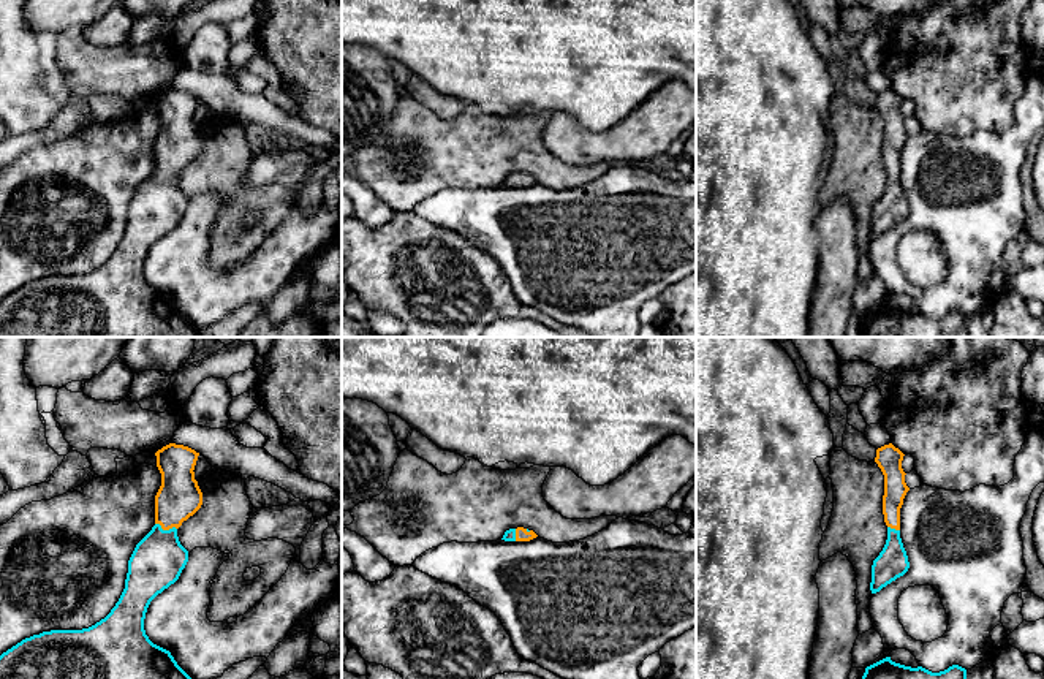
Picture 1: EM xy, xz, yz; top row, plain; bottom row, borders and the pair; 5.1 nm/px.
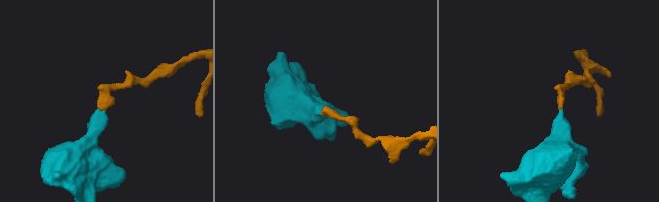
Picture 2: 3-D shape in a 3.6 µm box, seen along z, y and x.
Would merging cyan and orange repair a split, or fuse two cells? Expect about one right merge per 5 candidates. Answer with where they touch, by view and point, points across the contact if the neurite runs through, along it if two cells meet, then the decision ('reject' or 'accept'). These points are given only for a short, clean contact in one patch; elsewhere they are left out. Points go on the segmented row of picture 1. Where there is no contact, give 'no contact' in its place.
contact xy (166, 531); way xy (158, 559), (166, 531), (170, 512), (179, 496); accept

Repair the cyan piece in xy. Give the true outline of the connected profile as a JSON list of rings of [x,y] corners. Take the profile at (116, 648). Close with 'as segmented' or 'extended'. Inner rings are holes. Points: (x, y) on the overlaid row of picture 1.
[[[169,443],[155,453],[161,486],[155,525],[136,544],[125,589],[111,613],[82,630],[51,630],[0,655],[0,679],[191,679],[144,630],[150,601],[174,584],[188,562],[177,529],[202,505],[195,480],[199,453]]] | extended

